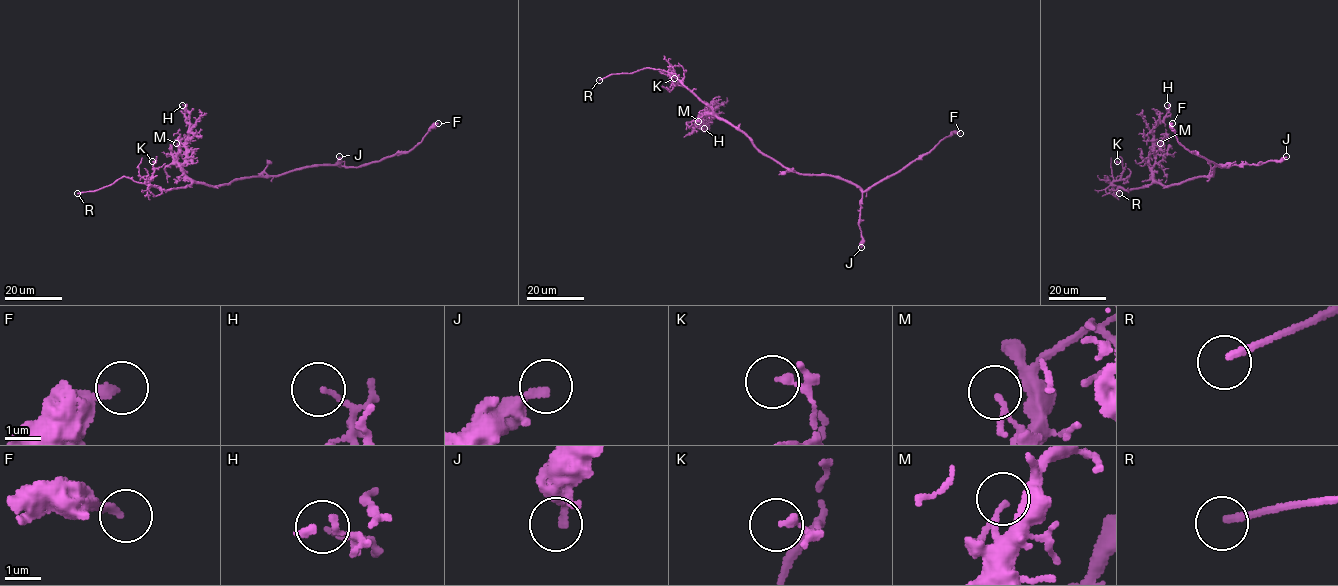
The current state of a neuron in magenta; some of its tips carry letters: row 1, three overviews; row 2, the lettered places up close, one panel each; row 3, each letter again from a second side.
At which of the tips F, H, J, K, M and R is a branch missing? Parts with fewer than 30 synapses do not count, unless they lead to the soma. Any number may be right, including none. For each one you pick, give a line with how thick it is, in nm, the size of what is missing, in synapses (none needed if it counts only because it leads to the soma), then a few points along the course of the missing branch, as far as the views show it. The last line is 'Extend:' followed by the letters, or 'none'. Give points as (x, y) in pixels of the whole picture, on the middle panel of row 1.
R: Thickness 200 nm. Course of what is missing: (599, 80), (573, 102), (565, 104), (561, 100)
Extend: R

